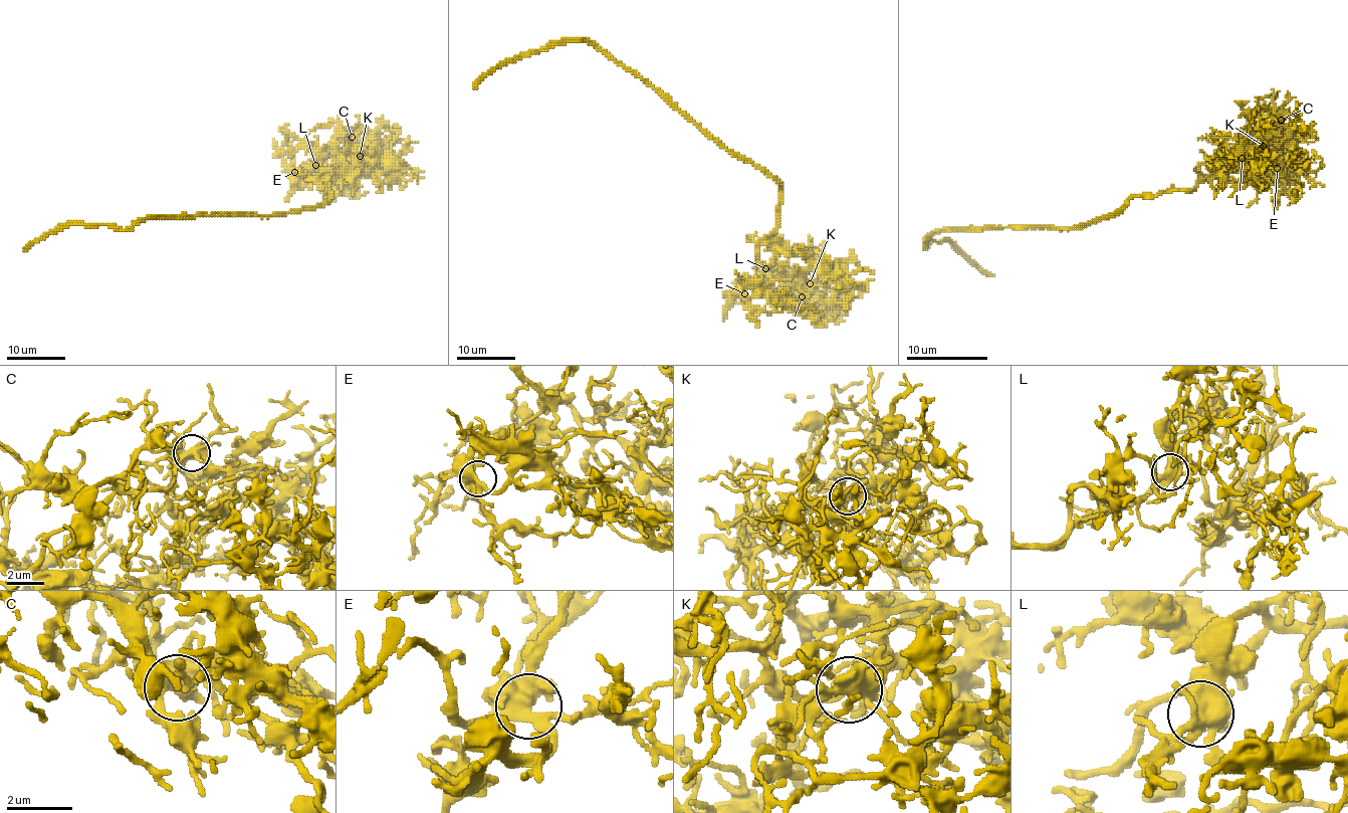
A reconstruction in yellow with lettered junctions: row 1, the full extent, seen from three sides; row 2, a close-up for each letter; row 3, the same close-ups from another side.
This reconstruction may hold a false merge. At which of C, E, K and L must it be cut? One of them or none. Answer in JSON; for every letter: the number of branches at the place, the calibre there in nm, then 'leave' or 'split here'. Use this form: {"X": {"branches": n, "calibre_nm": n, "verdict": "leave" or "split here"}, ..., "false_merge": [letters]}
{"C": {"branches": 7, "calibre_nm": 480, "verdict": "leave"}, "E": {"branches": 8, "calibre_nm": 440, "verdict": "leave"}, "K": {"branches": 7, "calibre_nm": 480, "verdict": "leave"}, "L": {"branches": 6, "calibre_nm": 550, "verdict": "leave"}, "false_merge": []}

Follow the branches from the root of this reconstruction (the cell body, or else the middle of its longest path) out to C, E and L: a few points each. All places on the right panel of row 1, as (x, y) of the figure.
C: (1084, 225), (1112, 217), (1133, 197), (1189, 191), (1226, 172), (1241, 156), (1243, 134), (1269, 136), (1281, 120)
E: (1084, 225), (1112, 217), (1133, 197), (1189, 191), (1214, 172), (1230, 170), (1249, 152), (1261, 172), (1277, 168)
L: (1084, 225), (1112, 217), (1133, 197), (1157, 197), (1173, 191), (1189, 191), (1214, 172), (1230, 170), (1243, 158)

